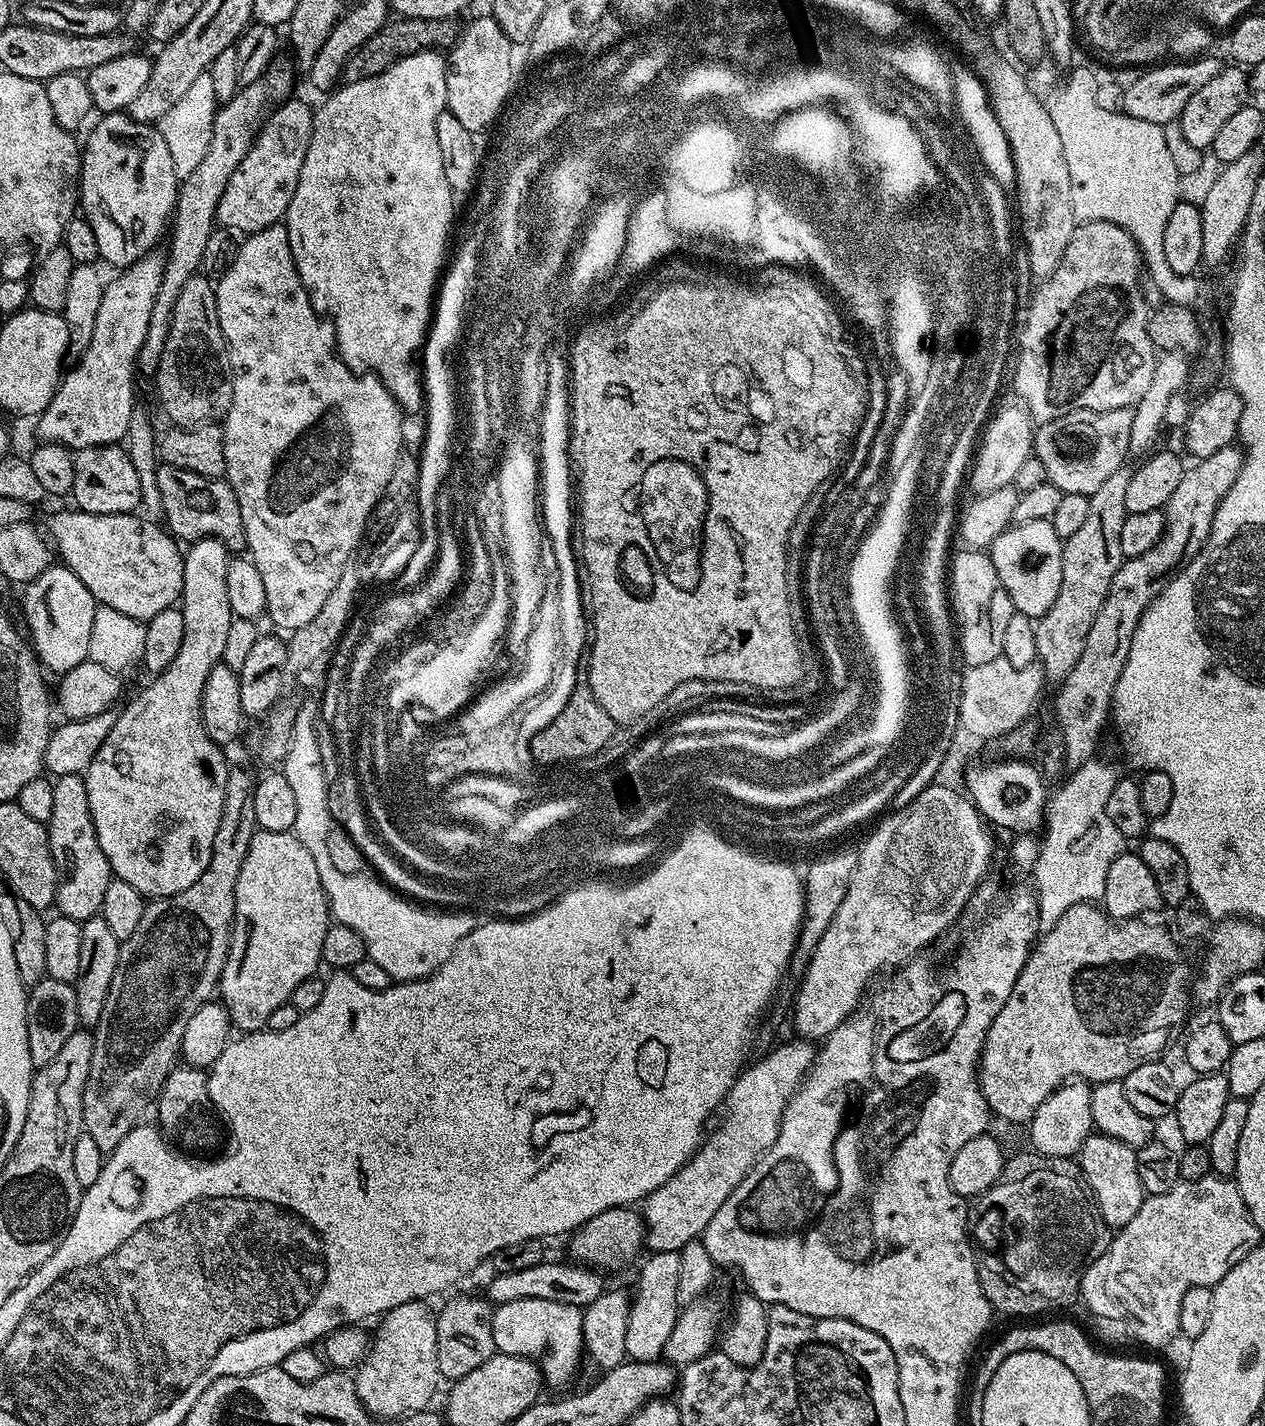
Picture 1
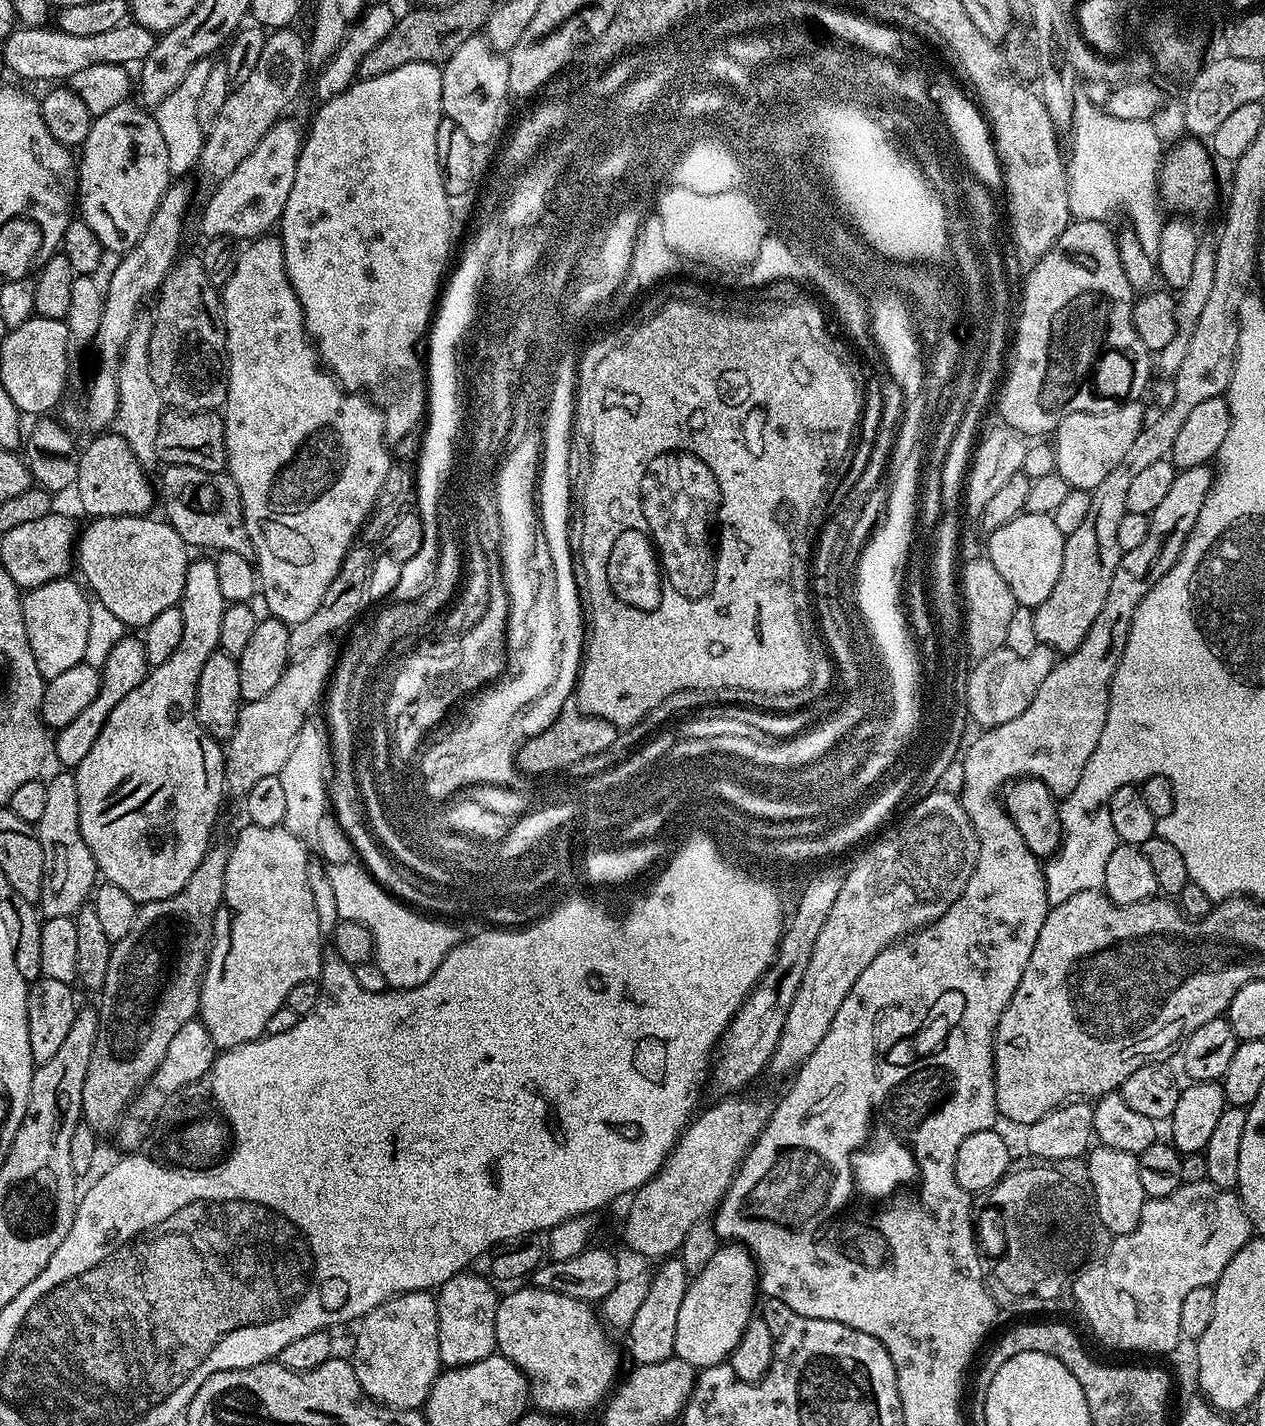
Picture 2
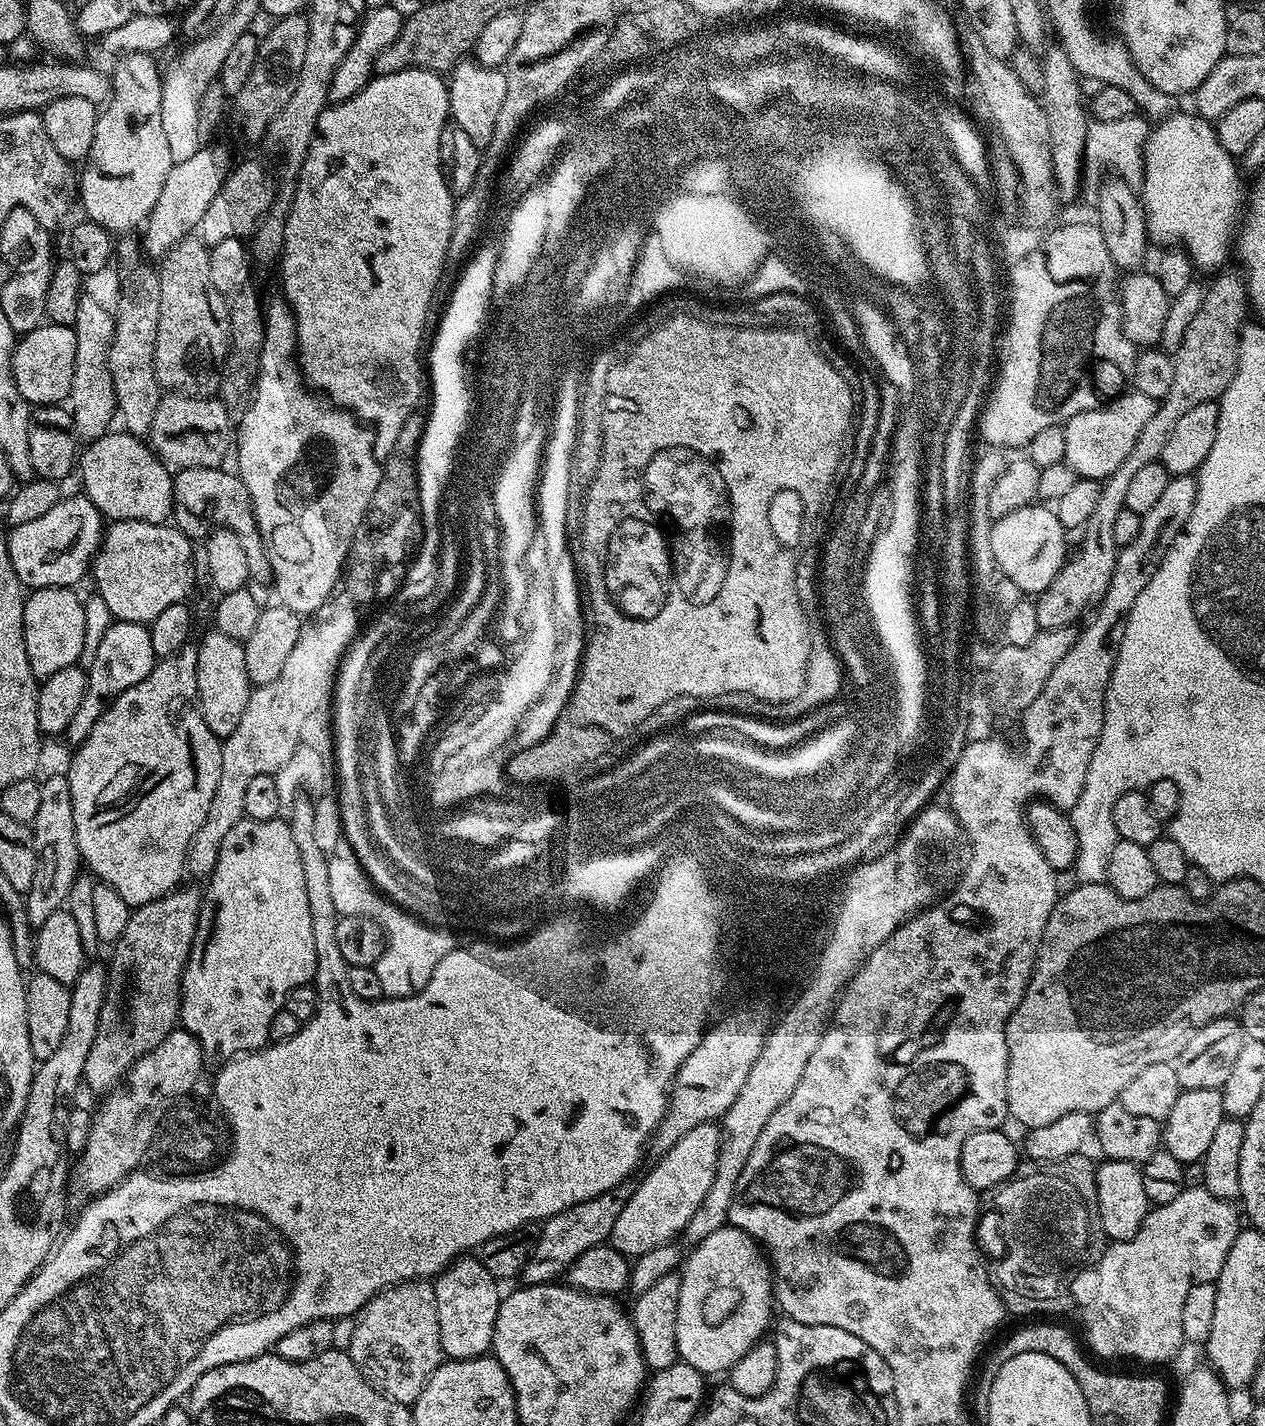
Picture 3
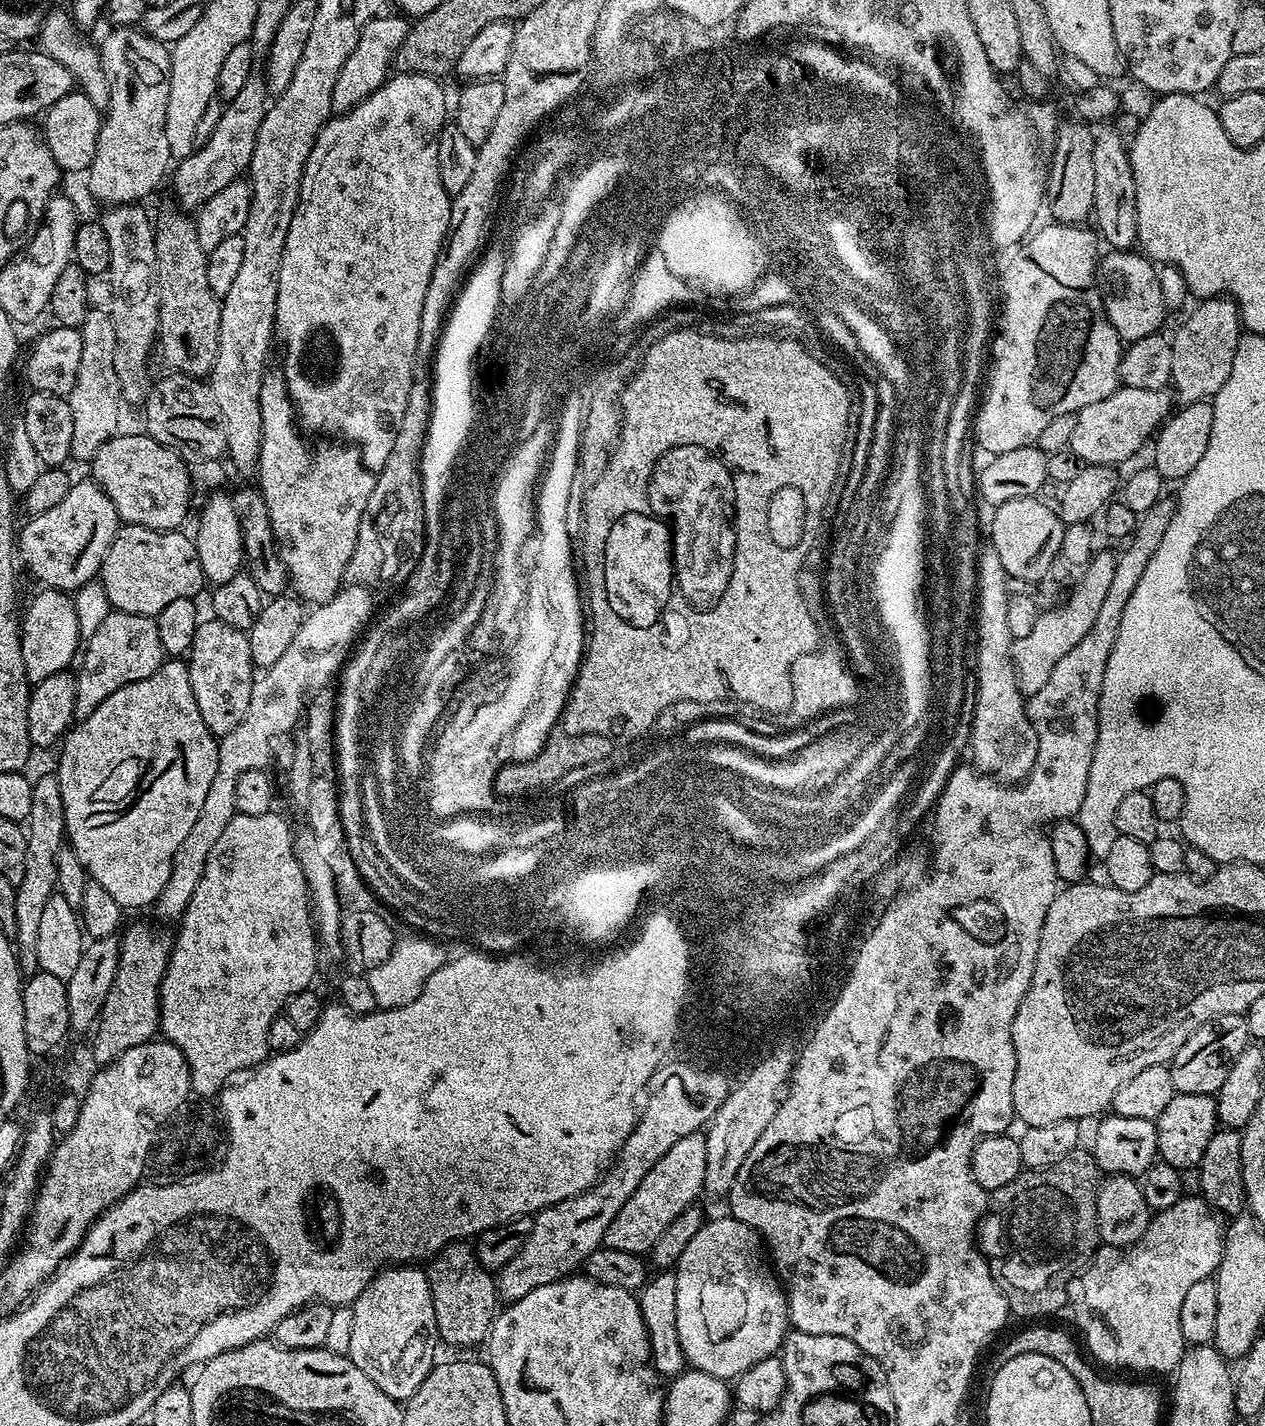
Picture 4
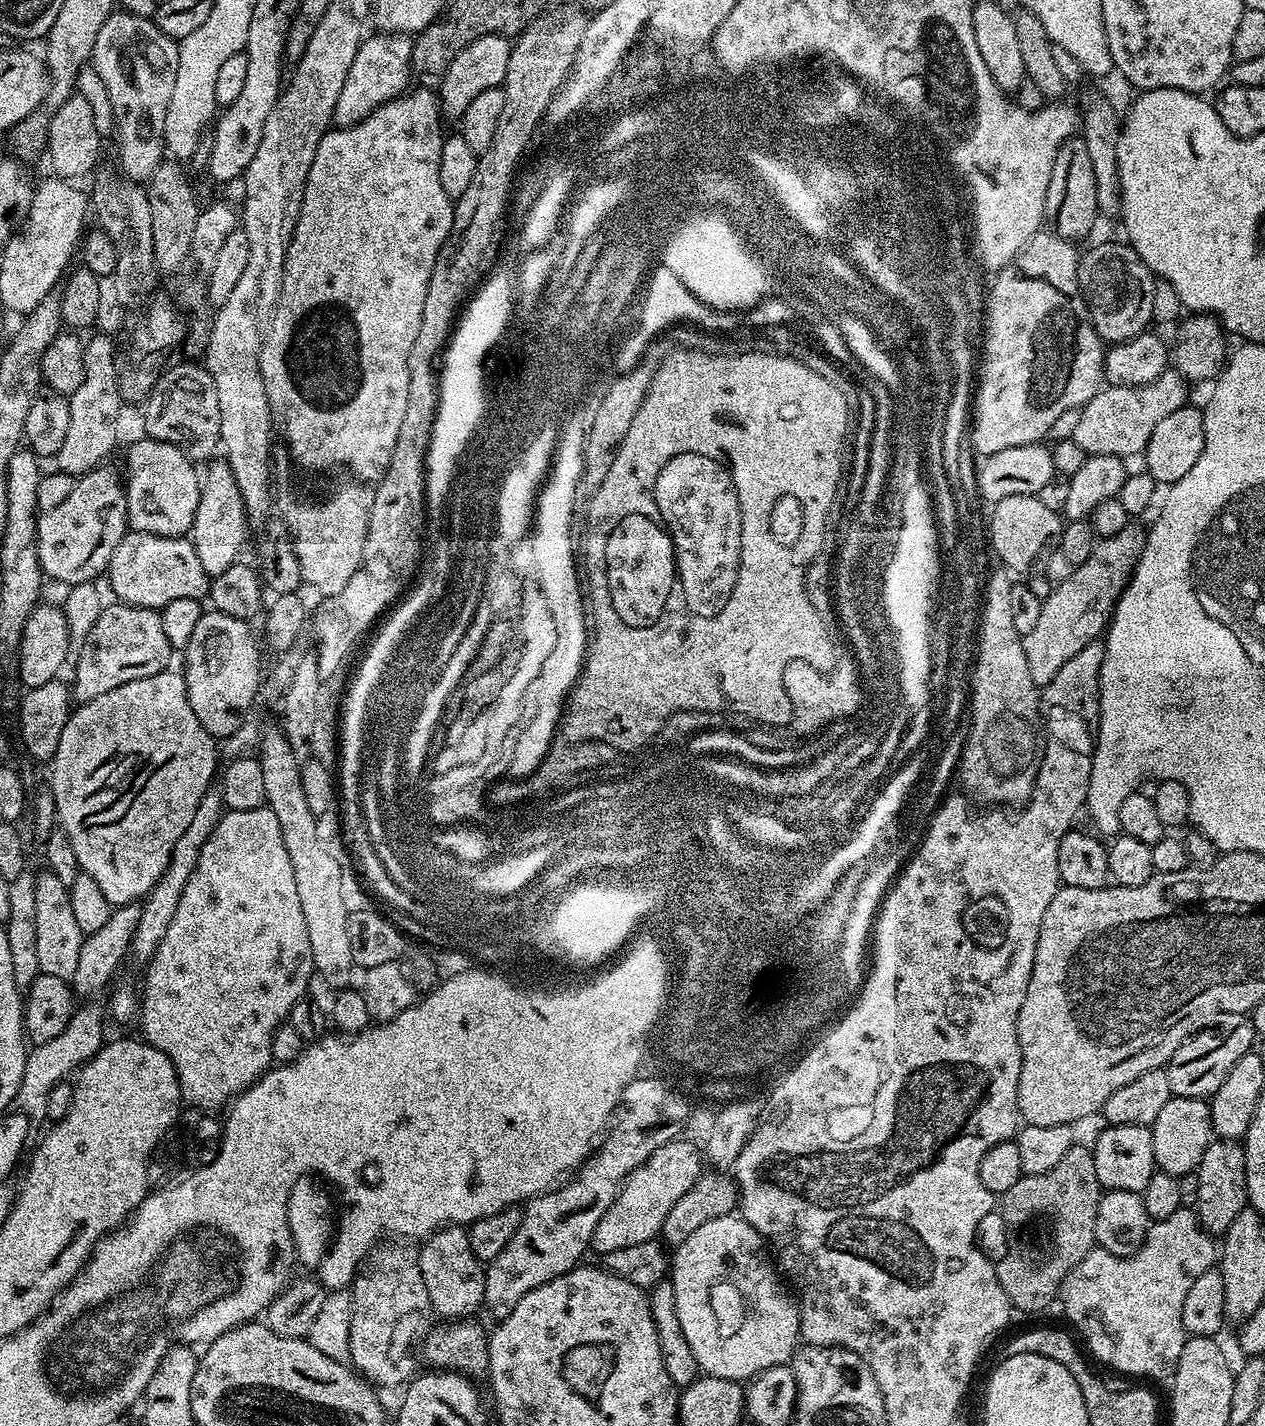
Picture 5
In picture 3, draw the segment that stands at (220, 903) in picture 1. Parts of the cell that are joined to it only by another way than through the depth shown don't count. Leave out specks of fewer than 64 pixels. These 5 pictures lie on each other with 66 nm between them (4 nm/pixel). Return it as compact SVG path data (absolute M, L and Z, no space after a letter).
M177 887L161 900L139 905L126 922L122 938L111 949L112 964L107 965L108 989L98 1018L98 1034L94 1034L94 1046L90 1046L84 1067L83 1083L92 1092L113 1091L134 1062L154 1050L177 1027L184 968L198 939L202 907L201 889L184 887Z

